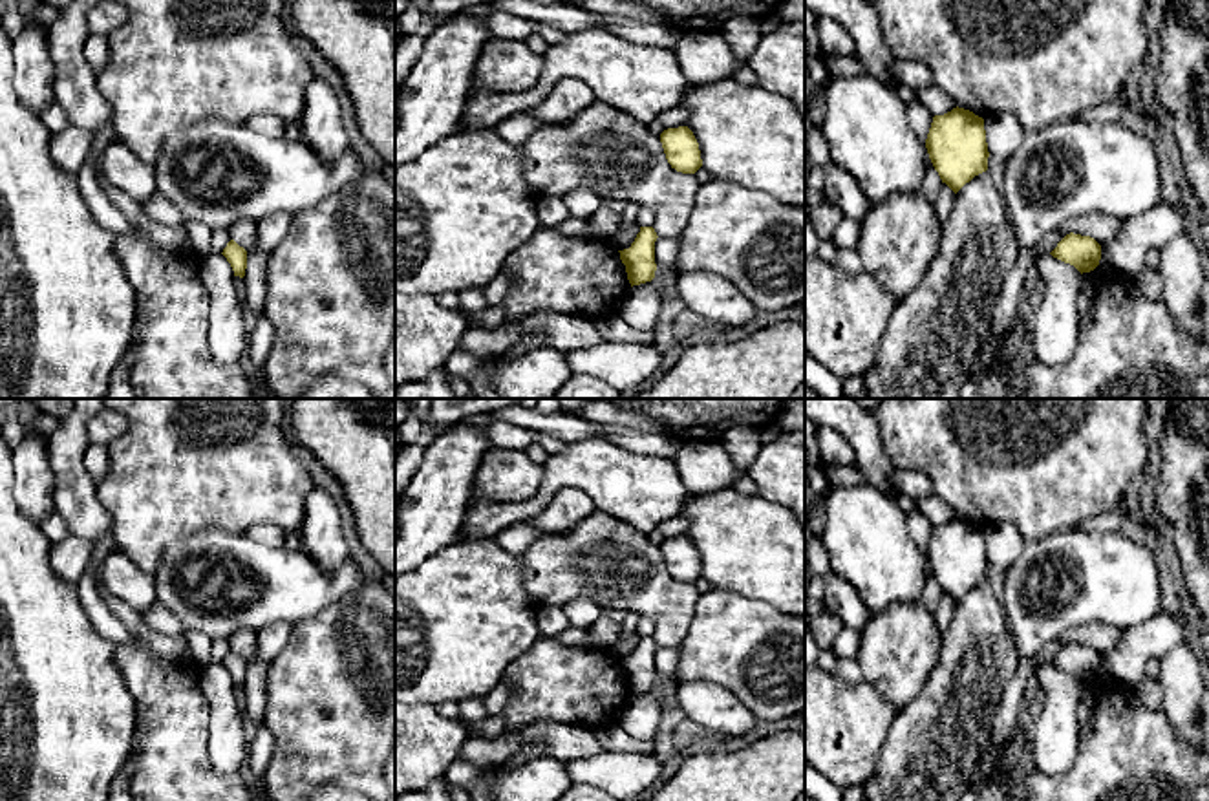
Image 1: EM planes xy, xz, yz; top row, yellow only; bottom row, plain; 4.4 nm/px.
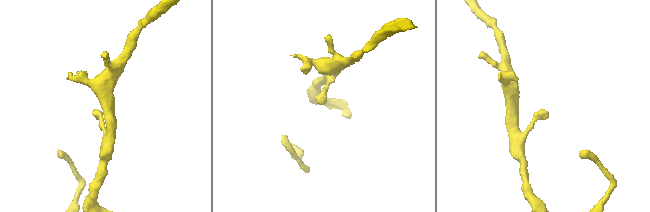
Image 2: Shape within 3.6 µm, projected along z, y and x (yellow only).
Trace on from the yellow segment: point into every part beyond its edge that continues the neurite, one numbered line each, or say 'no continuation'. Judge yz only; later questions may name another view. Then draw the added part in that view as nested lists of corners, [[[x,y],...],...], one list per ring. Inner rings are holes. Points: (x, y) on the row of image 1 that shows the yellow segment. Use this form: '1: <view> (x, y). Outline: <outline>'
no continuation

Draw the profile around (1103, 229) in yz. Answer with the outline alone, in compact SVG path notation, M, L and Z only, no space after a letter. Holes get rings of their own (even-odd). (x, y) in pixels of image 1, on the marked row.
M1085 214L1072 218L1065 223L1066 234L1081 234L1094 238L1099 245L1110 243L1121 230L1121 223L1118 218L1107 214Z

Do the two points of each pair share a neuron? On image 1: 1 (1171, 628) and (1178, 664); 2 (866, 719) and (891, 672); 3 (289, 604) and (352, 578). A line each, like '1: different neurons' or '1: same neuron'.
1: different neurons
2: different neurons
3: same neuron

